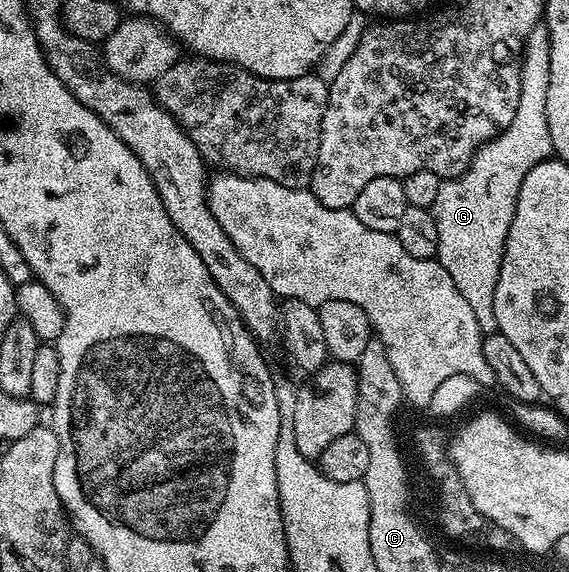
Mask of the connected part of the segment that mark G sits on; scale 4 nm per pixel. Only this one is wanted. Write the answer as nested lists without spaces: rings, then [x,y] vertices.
[[[541,24],[535,26],[524,41],[524,52],[520,60],[520,99],[514,112],[514,120],[510,120],[503,132],[497,138],[485,142],[465,174],[455,180],[441,181],[438,188],[438,200],[432,205],[431,211],[436,216],[438,224],[438,252],[436,258],[450,272],[450,280],[462,292],[466,304],[474,312],[474,320],[478,320],[484,334],[497,333],[494,320],[494,288],[498,288],[498,276],[502,268],[502,256],[506,236],[510,232],[510,220],[514,220],[514,212],[518,204],[518,192],[522,188],[522,180],[530,168],[539,162],[553,157],[550,144],[550,128],[546,128],[546,88],[550,85],[550,40],[548,28]]]

